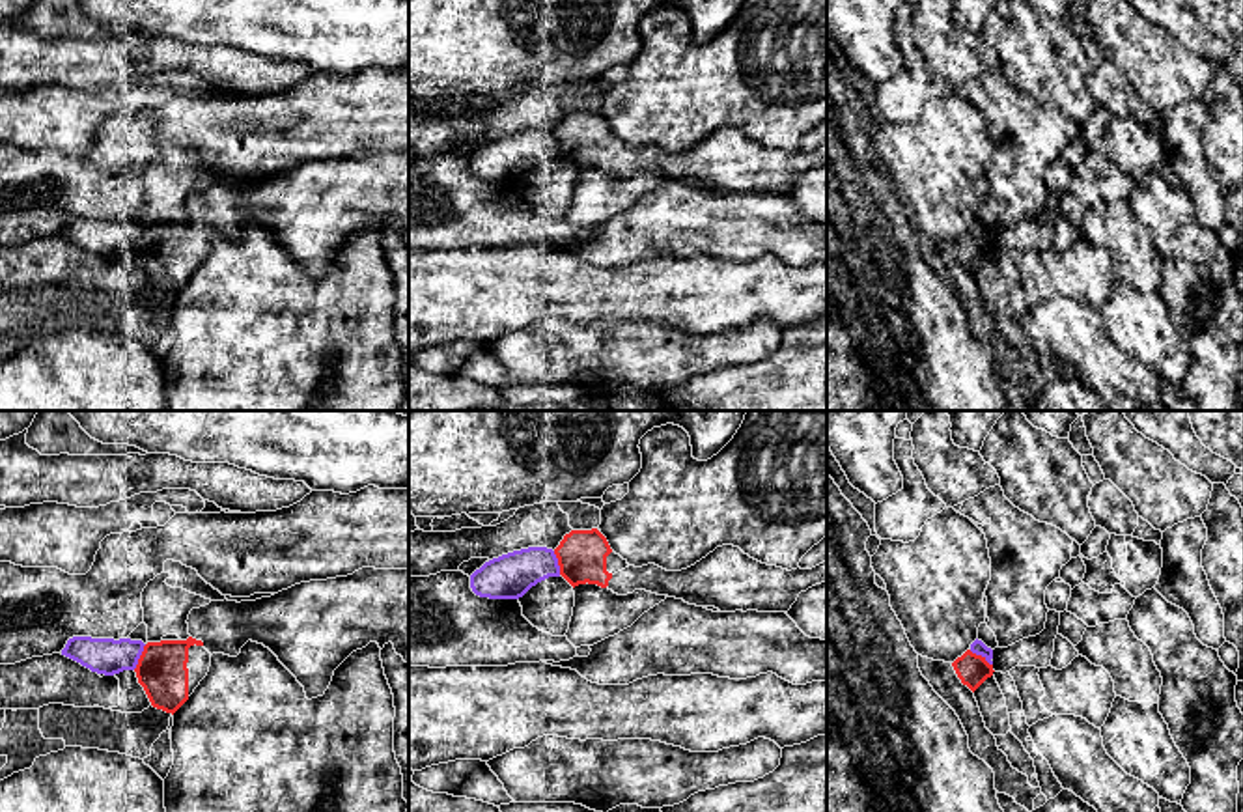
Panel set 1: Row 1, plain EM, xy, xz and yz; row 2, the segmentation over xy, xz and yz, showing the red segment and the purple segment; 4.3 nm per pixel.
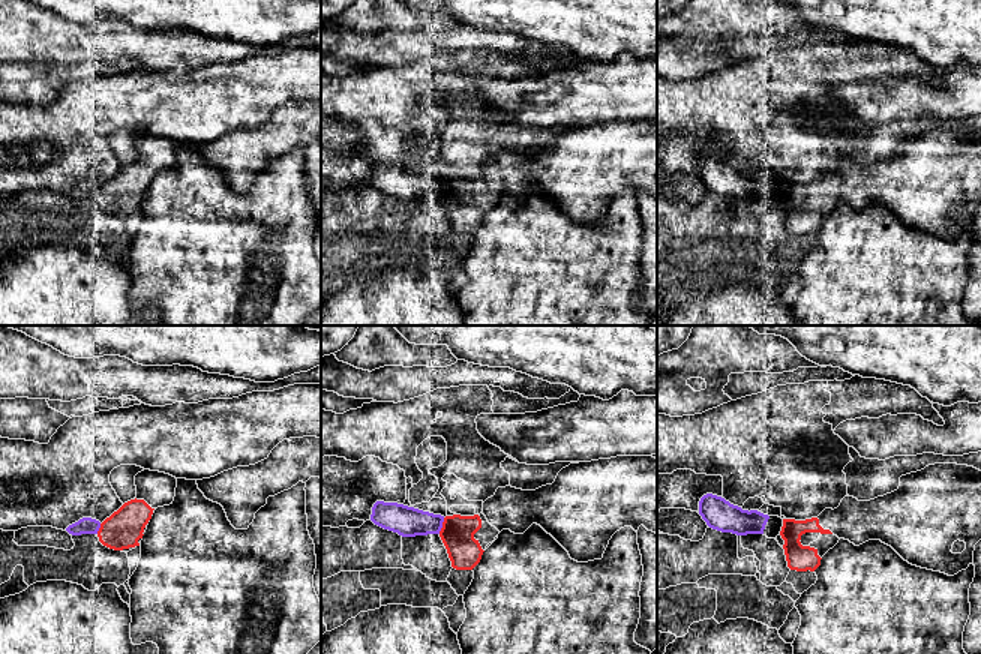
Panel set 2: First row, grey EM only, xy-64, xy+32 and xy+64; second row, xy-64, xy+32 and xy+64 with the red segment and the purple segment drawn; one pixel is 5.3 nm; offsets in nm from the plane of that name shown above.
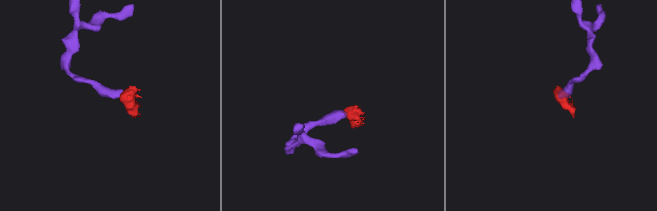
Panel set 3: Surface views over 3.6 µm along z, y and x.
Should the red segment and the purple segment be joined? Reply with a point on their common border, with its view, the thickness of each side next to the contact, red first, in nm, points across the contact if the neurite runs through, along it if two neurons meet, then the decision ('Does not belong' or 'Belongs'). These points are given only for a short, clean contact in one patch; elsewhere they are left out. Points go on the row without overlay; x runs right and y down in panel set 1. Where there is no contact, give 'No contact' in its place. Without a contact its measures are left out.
Touches red at xy (140, 239). Thickness 220 nm (red) against 160 nm. Does not belong

